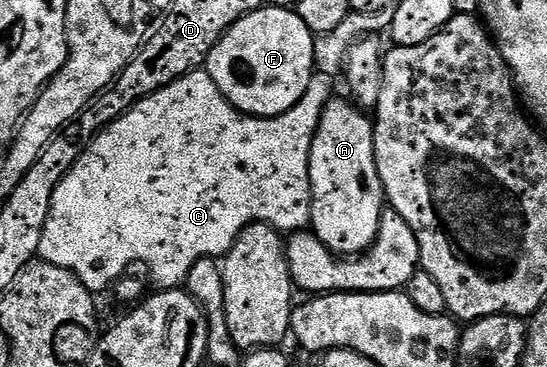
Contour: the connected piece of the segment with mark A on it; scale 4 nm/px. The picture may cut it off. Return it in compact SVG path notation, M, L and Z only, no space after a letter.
M333 97L321 111L320 123L310 148L310 230L333 254L359 256L371 248L376 238L380 216L386 209L386 199L374 156L373 119L369 115L367 118L357 105L344 98Z

